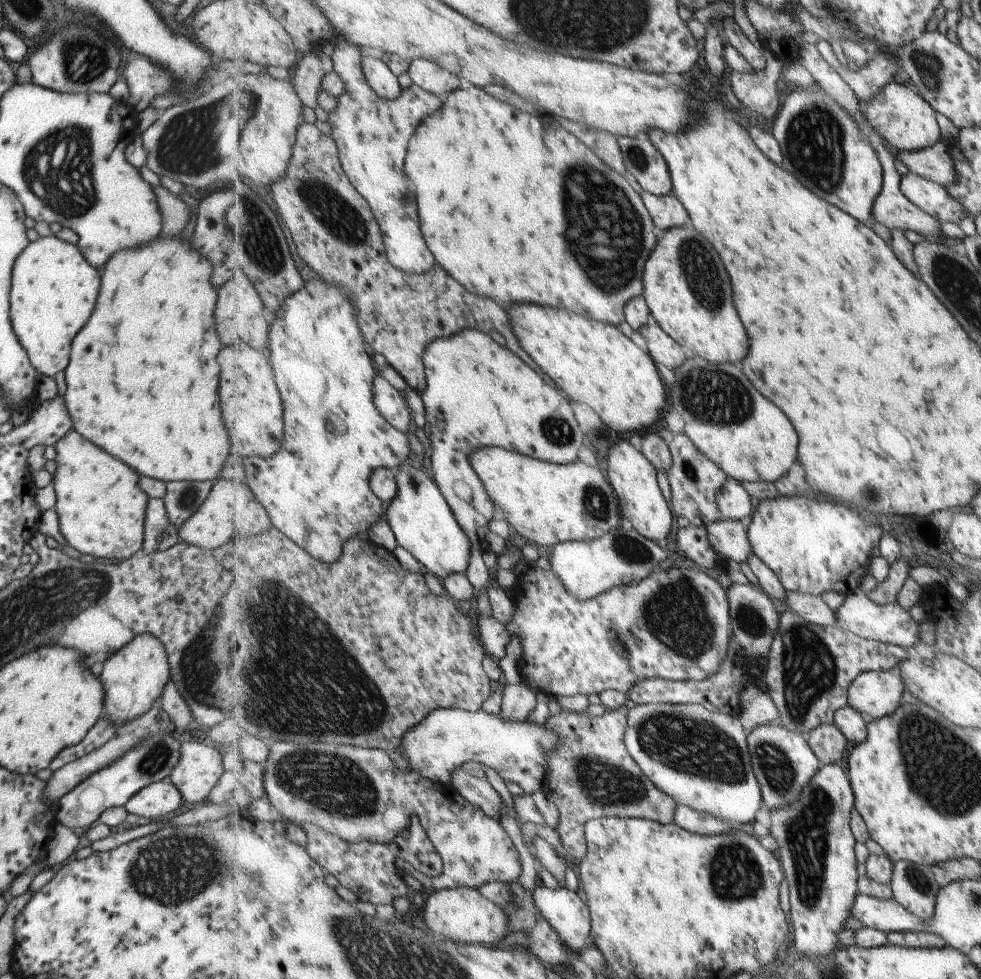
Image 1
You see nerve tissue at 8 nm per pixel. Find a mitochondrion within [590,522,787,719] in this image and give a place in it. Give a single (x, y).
(676, 614)

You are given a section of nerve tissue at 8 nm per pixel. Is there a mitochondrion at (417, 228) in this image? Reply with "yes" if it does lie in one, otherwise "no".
no

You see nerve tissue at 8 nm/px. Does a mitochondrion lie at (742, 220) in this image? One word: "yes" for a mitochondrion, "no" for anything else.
no

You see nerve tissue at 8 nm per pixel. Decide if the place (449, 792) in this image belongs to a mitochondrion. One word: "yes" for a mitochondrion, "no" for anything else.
no

